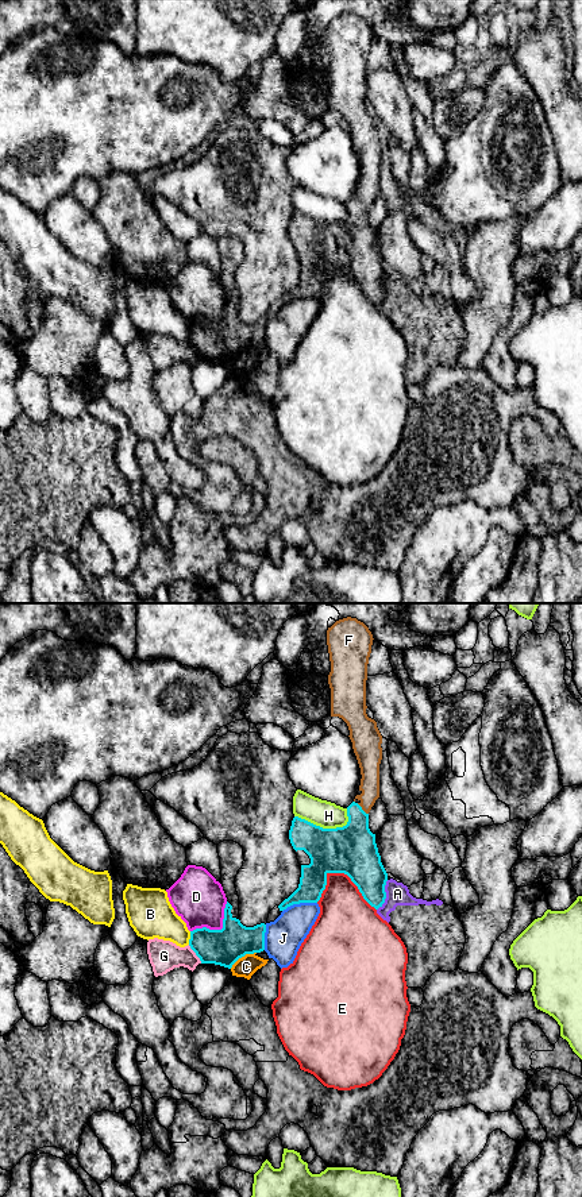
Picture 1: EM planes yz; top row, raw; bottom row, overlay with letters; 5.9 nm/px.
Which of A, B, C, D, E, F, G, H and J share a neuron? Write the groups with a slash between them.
A G / B / C / D / E / F / H / J

